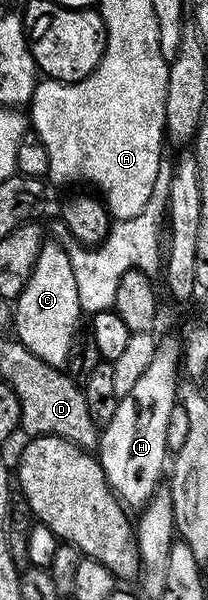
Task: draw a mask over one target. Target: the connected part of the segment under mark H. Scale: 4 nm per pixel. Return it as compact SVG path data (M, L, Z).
M159 348L154 352L151 365L144 368L143 377L135 383L129 397L119 399L114 416L101 429L99 460L114 495L127 507L143 507L163 481L168 464L168 432L178 404L179 382L180 358L177 351L175 354L172 350Z

